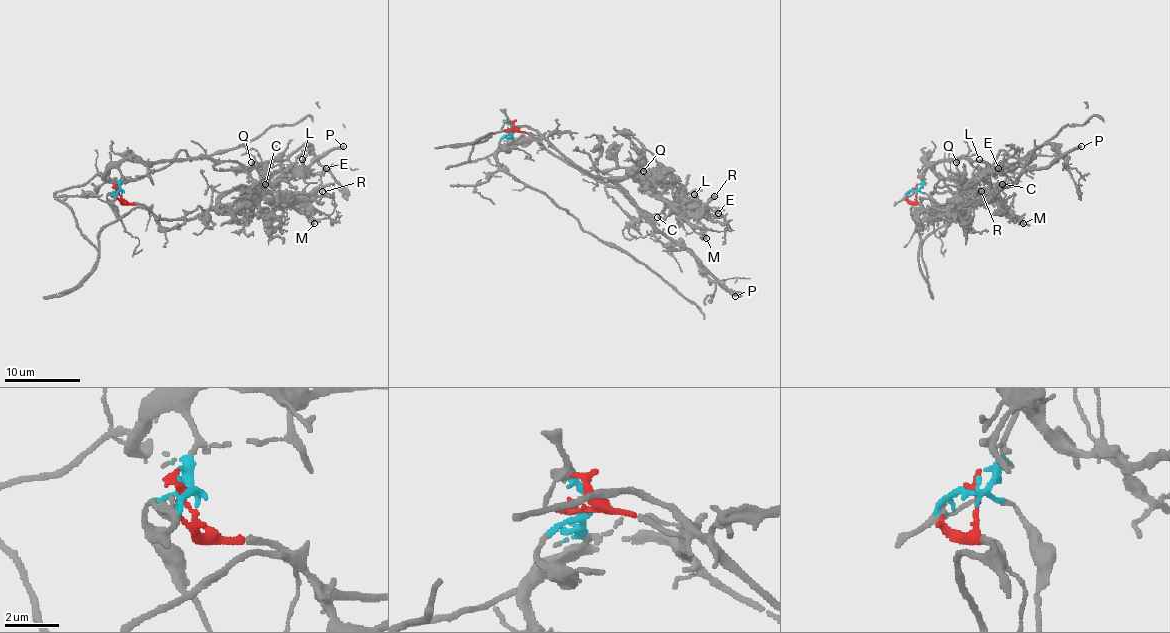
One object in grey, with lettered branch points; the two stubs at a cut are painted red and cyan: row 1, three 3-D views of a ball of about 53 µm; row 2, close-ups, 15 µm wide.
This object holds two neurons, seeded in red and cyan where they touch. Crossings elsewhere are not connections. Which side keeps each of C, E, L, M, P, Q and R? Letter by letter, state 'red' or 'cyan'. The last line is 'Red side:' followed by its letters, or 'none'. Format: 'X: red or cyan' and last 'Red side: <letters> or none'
C: red
E: red
L: red
M: red
P: red
Q: red
R: red
Red side: C, E, L, M, P, Q, R

